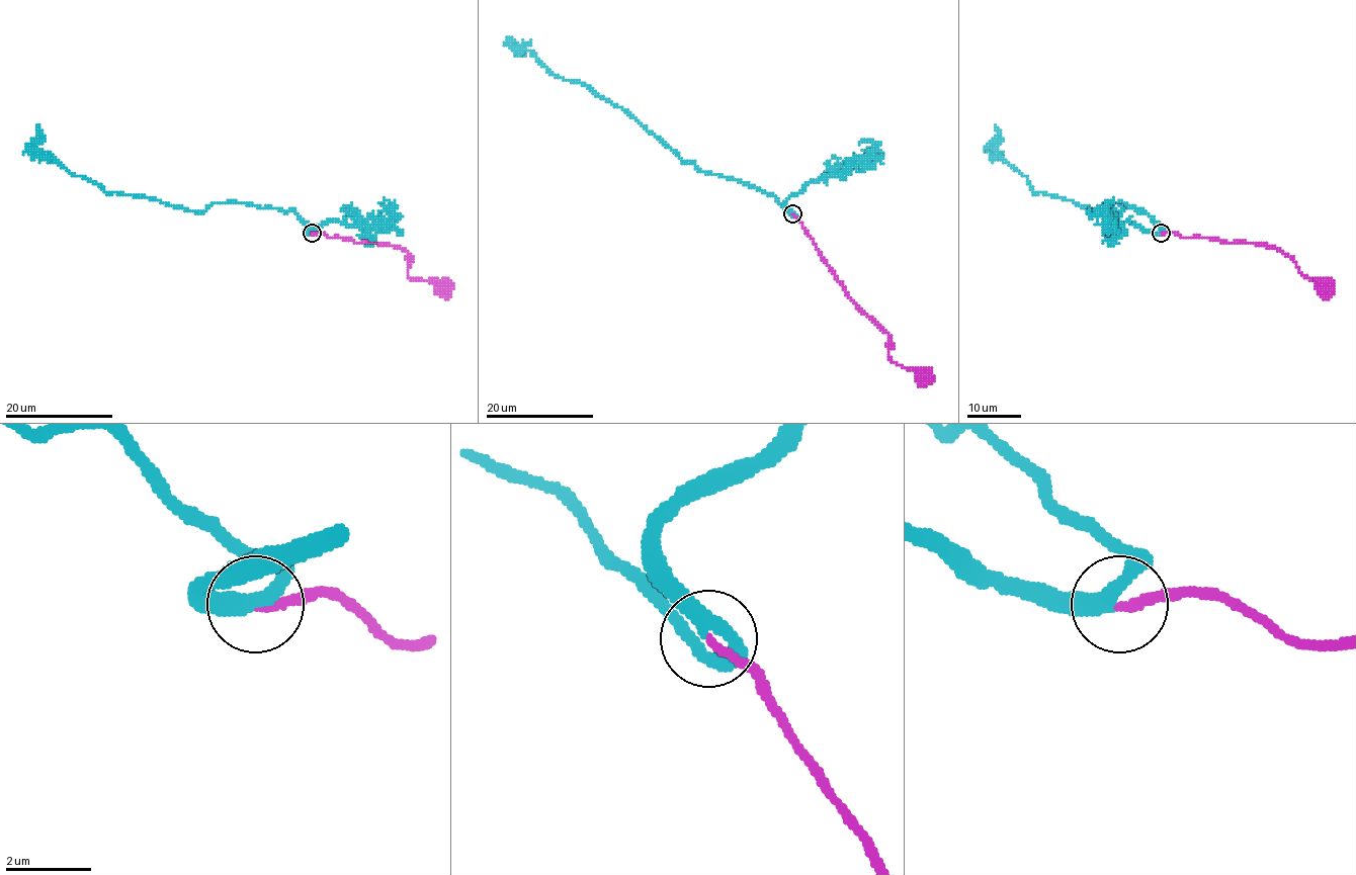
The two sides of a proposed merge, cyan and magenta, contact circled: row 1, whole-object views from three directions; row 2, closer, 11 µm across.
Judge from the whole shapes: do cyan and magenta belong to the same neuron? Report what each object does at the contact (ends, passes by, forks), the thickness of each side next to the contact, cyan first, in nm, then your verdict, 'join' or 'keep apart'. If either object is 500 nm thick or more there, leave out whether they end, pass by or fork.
cyan passes by; magenta ends; calibres 320 and 200 nm; join

